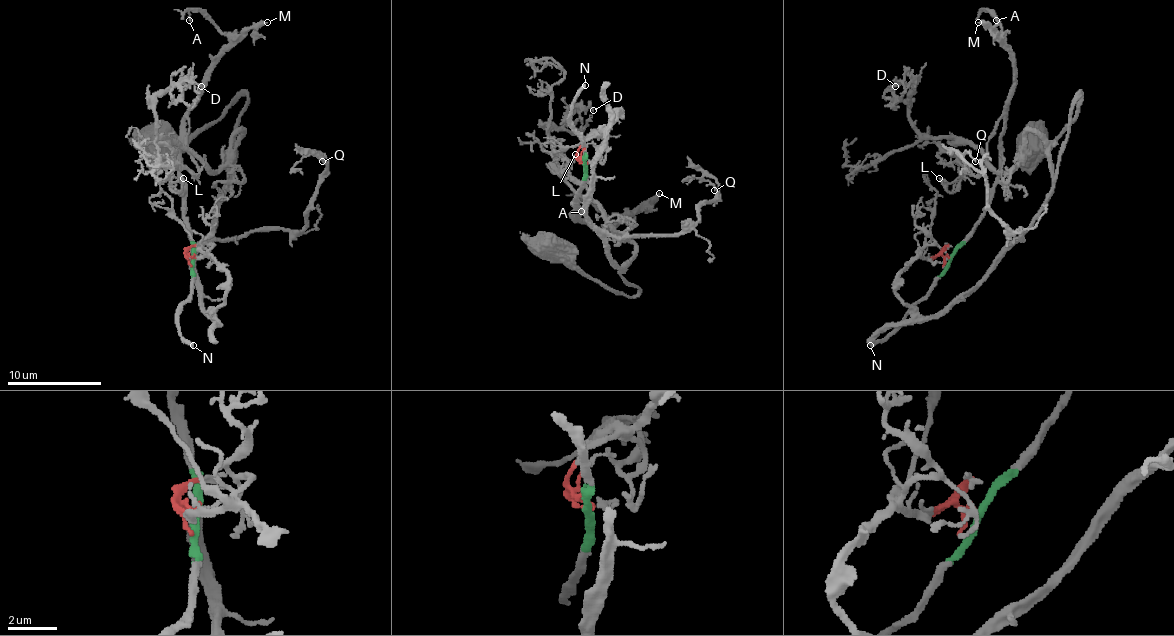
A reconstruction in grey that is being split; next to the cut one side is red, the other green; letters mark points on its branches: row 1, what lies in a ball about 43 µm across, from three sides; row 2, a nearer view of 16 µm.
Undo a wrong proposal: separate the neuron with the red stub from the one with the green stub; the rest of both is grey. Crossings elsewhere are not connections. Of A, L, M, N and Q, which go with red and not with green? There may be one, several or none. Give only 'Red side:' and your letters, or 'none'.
Red side: Q

